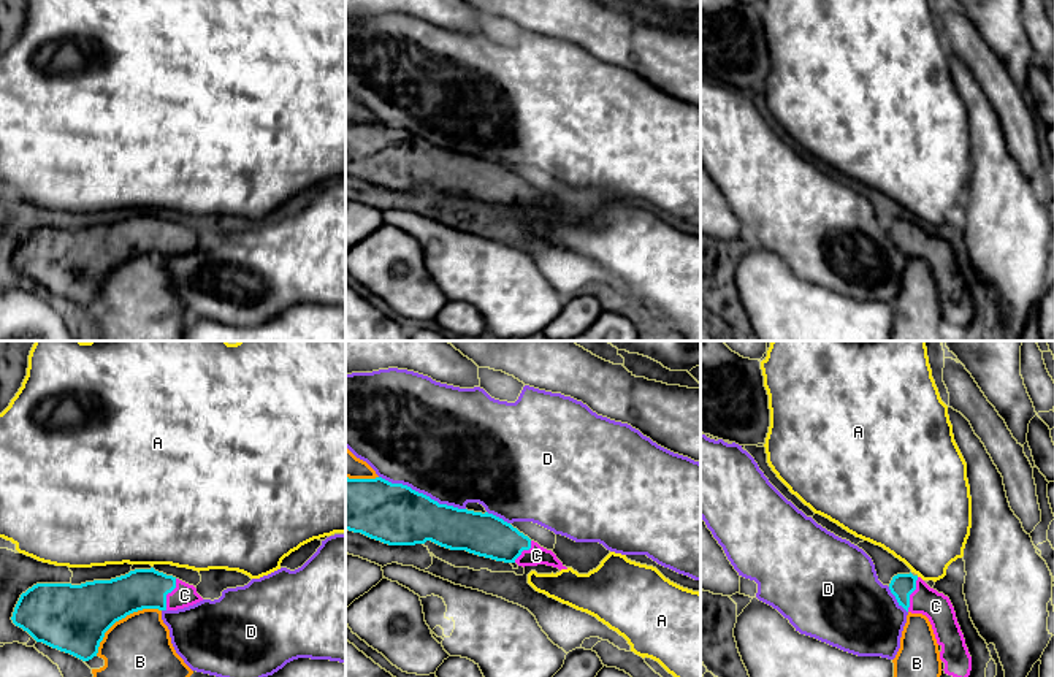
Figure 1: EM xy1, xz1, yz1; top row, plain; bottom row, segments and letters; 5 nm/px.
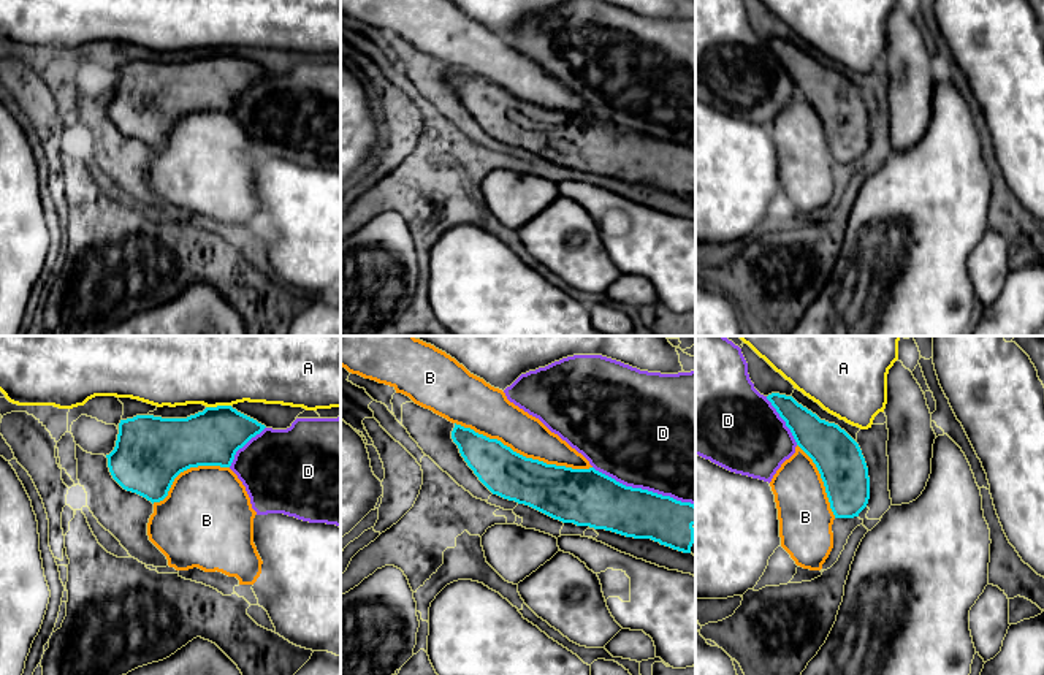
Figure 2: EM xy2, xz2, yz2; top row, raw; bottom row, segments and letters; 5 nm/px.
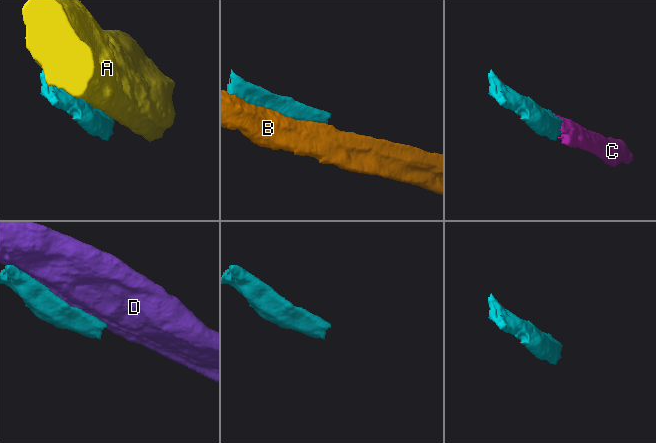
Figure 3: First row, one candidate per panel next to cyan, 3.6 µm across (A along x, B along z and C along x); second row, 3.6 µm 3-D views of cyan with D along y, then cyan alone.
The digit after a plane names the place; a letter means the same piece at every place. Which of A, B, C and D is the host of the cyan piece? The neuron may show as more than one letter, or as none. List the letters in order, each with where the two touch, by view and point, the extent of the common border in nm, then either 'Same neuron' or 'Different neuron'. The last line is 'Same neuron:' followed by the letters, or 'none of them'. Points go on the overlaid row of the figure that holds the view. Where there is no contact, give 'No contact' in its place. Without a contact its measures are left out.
A: Touches cyan at xy2 (217, 406). Shared border 130 nm. Different neuron
B: Touches cyan at xz2 (522, 455). Shared border 750 nm. Different neuron
C: Touches cyan at yz1 (910, 593). Shared border 190 nm. Same neuron
D: Touches cyan at xz2 (643, 490). Shared border 550 nm. Different neuron
Same neuron: C

